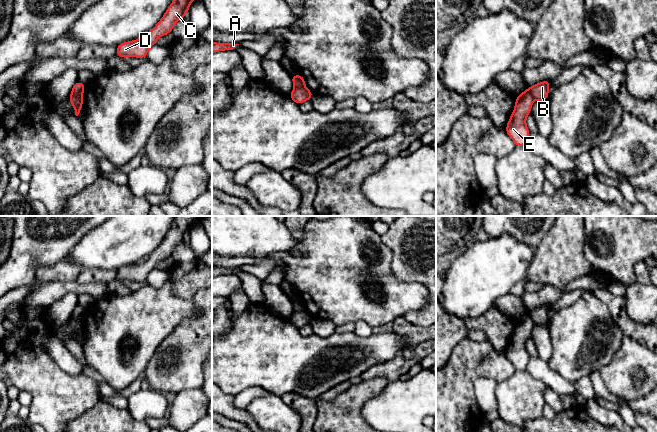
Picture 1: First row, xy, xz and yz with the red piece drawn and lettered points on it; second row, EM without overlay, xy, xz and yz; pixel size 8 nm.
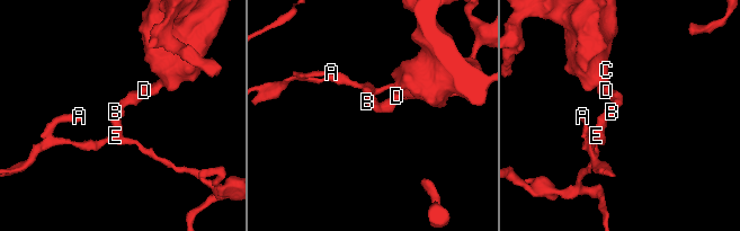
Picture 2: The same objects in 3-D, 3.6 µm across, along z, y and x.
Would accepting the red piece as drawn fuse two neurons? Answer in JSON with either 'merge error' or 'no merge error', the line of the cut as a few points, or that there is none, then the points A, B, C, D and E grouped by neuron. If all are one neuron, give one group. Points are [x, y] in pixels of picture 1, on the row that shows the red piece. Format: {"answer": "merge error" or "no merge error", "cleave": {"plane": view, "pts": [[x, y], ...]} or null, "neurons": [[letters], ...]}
{"answer": "merge error", "cleave": {"plane": "xy", "pts": [[71, 94], [81, 96]]}, "neurons": [["A", "E"], ["B", "C", "D"]]}

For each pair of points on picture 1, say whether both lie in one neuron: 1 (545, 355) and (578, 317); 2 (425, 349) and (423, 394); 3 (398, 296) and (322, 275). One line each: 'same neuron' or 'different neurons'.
1: different neurons
2: different neurons
3: same neuron

